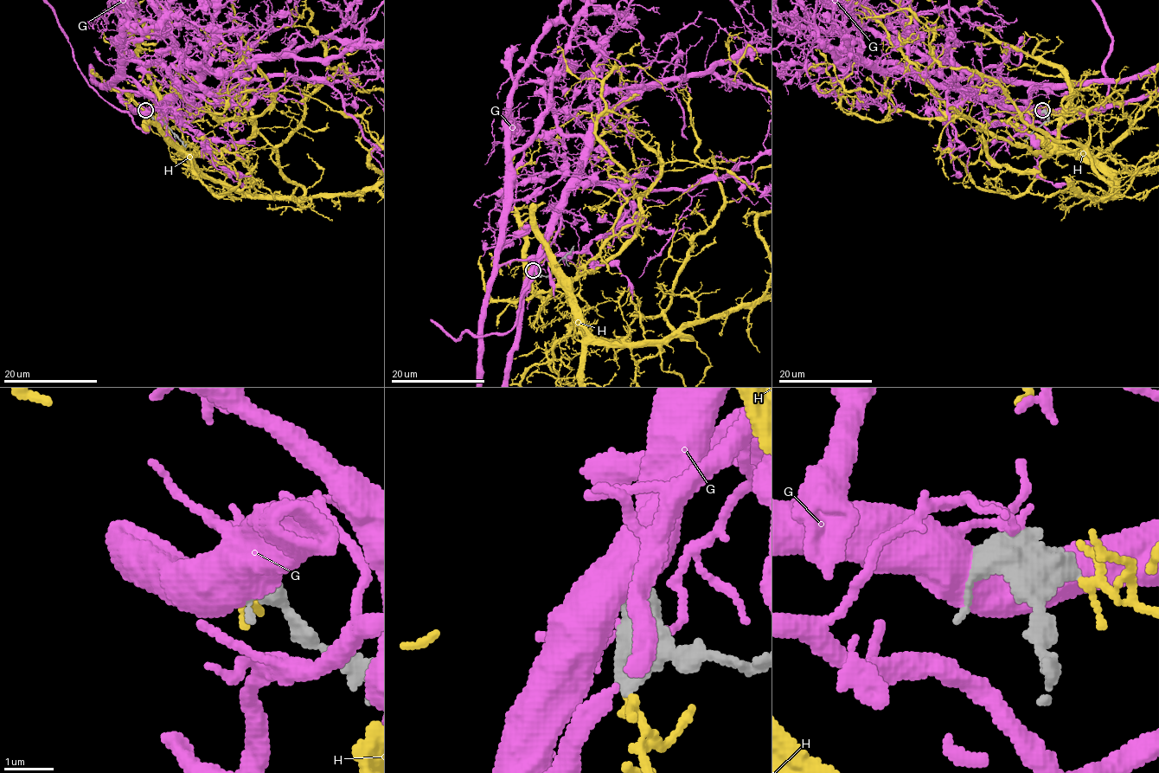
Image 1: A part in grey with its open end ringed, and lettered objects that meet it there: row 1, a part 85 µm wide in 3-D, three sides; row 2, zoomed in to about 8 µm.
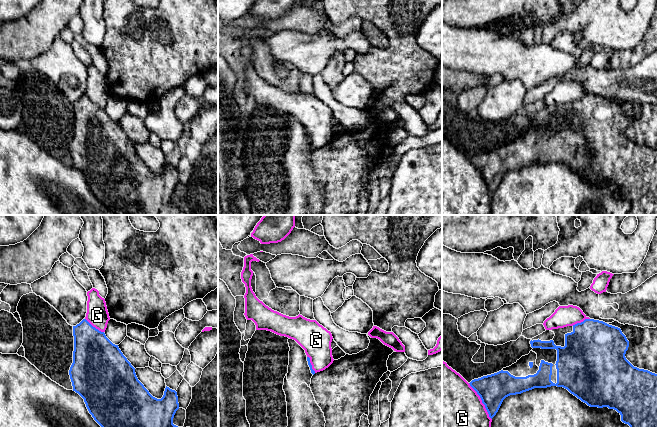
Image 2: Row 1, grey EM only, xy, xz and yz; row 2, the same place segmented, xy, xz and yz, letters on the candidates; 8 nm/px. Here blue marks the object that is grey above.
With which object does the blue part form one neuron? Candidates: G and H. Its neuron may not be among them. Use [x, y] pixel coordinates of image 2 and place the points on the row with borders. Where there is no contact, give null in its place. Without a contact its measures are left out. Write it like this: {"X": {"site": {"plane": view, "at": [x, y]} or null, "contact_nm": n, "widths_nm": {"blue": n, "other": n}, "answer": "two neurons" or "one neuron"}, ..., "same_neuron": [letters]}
{"G": {"site": {"plane": "yz", "at": [482, 401]}, "contact_nm": 340, "widths_nm": {"blue": 240, "other": 400}, "answer": "two neurons"}, "H": {"site": null, "answer": "two neurons"}, "same_neuron": []}

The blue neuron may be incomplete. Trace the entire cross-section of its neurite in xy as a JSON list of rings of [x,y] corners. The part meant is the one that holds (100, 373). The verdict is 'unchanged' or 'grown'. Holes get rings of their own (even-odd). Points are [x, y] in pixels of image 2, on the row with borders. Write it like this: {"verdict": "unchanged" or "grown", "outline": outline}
{"verdict": "unchanged", "outline": [[[86,319],[73,326],[73,336],[73,363],[69,370],[73,391],[84,399],[89,413],[101,427],[178,427],[173,424],[174,415],[179,409],[175,390],[166,386],[161,399],[153,397],[138,380],[135,368],[123,355],[118,345],[113,344],[104,332],[93,327]]]}

